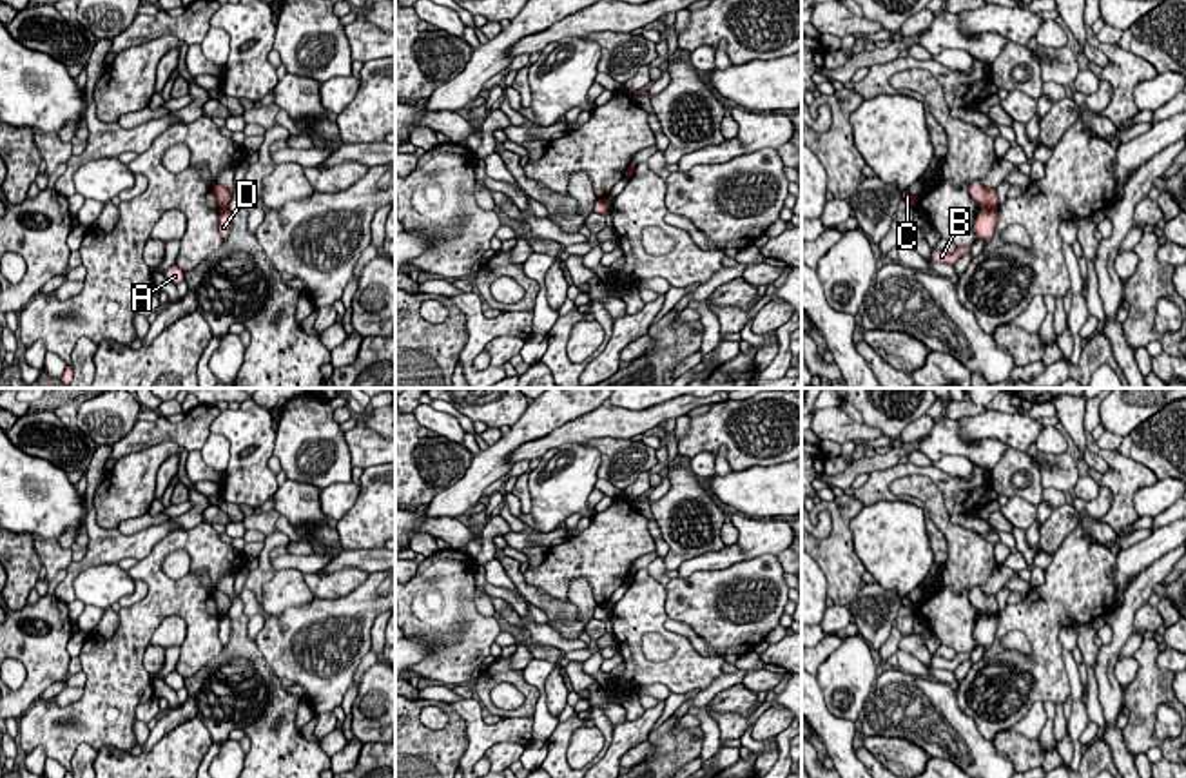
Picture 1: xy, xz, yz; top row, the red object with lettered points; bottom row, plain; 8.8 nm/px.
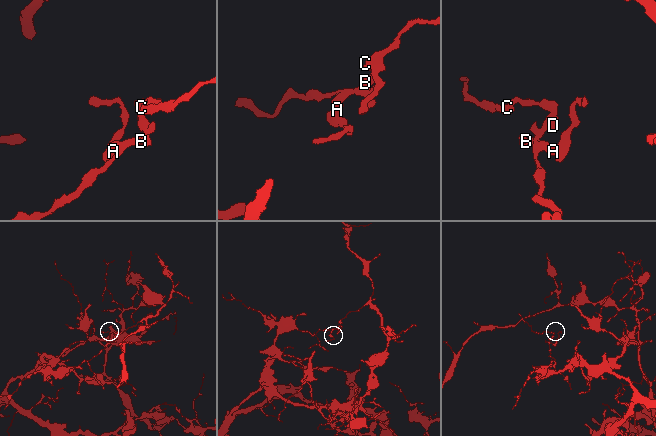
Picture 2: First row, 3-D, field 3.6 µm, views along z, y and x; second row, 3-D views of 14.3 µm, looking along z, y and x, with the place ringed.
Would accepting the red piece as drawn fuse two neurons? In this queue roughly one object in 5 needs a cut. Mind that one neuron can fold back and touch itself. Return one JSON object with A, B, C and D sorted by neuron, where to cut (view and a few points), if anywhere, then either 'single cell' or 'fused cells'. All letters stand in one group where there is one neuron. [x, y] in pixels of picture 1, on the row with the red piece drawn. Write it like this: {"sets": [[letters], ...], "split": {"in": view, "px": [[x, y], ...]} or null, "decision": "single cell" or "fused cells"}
{"sets": [["A", "B", "D"], ["C"]], "split": {"in": "yz", "px": [[985, 205], [994, 211]]}, "decision": "fused cells"}

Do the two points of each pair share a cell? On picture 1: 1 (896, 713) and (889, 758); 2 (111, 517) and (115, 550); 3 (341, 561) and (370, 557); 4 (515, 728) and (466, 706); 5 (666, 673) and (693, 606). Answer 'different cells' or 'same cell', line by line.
1: different cells
2: different cells
3: same cell
4: same cell
5: different cells

